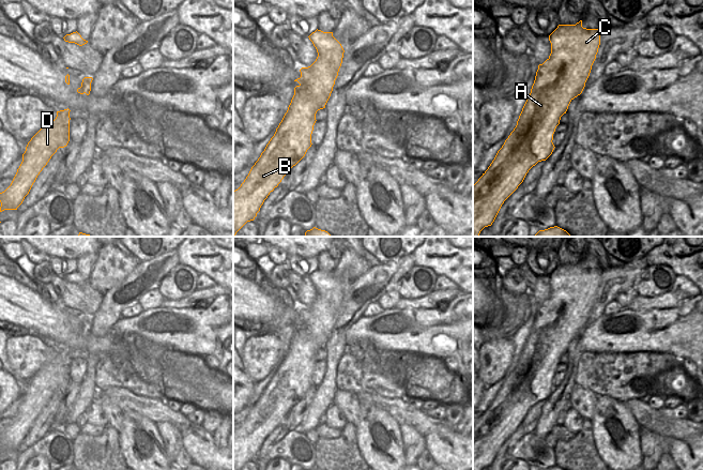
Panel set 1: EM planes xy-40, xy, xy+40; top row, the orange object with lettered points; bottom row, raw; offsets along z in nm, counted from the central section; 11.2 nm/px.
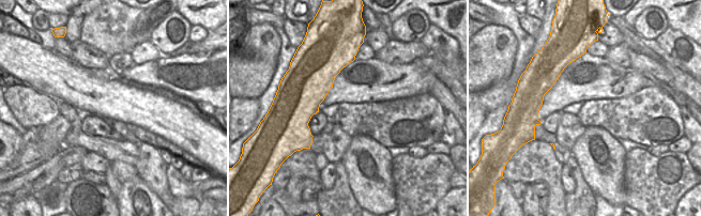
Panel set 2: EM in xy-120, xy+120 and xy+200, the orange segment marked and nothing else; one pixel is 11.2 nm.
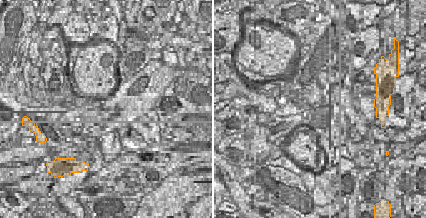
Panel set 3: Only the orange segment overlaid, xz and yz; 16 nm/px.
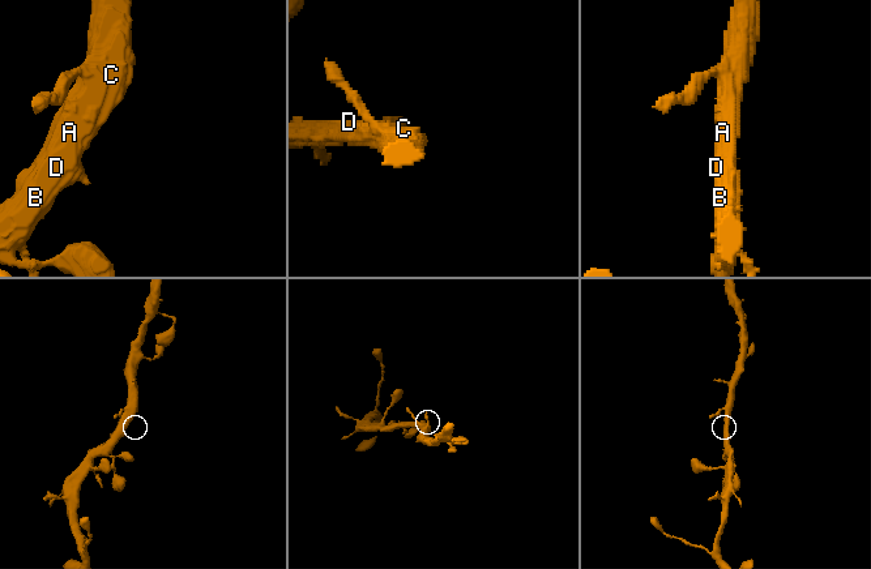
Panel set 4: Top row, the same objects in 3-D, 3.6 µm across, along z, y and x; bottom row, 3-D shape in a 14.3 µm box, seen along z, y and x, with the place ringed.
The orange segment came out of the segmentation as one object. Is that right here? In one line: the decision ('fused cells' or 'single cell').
single cell

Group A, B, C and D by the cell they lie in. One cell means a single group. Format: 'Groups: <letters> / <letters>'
Groups: A B C D

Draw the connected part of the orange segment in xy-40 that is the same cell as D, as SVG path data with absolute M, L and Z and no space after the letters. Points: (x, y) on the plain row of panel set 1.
M68 348L57 351L56 359L43 366L28 382L11 425L0 433L0 452L17 450L51 396L59 388L67 385L70 351Z

